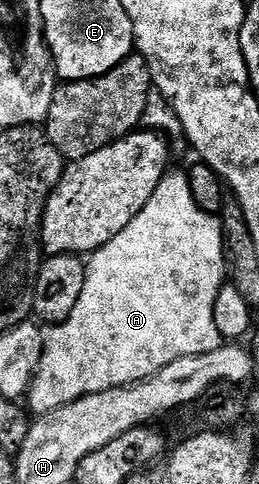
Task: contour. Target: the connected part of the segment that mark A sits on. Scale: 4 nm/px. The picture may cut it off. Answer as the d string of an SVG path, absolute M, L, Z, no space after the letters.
M172 170L163 176L158 182L158 190L154 190L154 194L150 194L150 202L146 202L146 206L142 206L142 210L132 219L130 226L126 226L126 230L122 230L114 238L110 238L110 242L106 242L87 257L84 269L86 282L82 286L82 298L78 298L78 306L74 306L68 320L47 329L48 337L44 340L44 348L42 344L36 377L33 378L32 387L26 393L26 401L28 400L29 404L27 407L33 413L36 411L36 414L53 412L92 394L102 394L111 388L126 388L130 384L138 383L139 380L150 378L154 374L158 374L158 370L162 370L162 366L170 366L170 362L178 362L178 358L210 354L210 350L221 347L222 339L218 327L214 324L214 306L210 299L210 292L208 296L207 276L208 236L219 237L221 232L221 221L213 213L202 211L194 202L194 194L190 194L190 182L183 171Z

